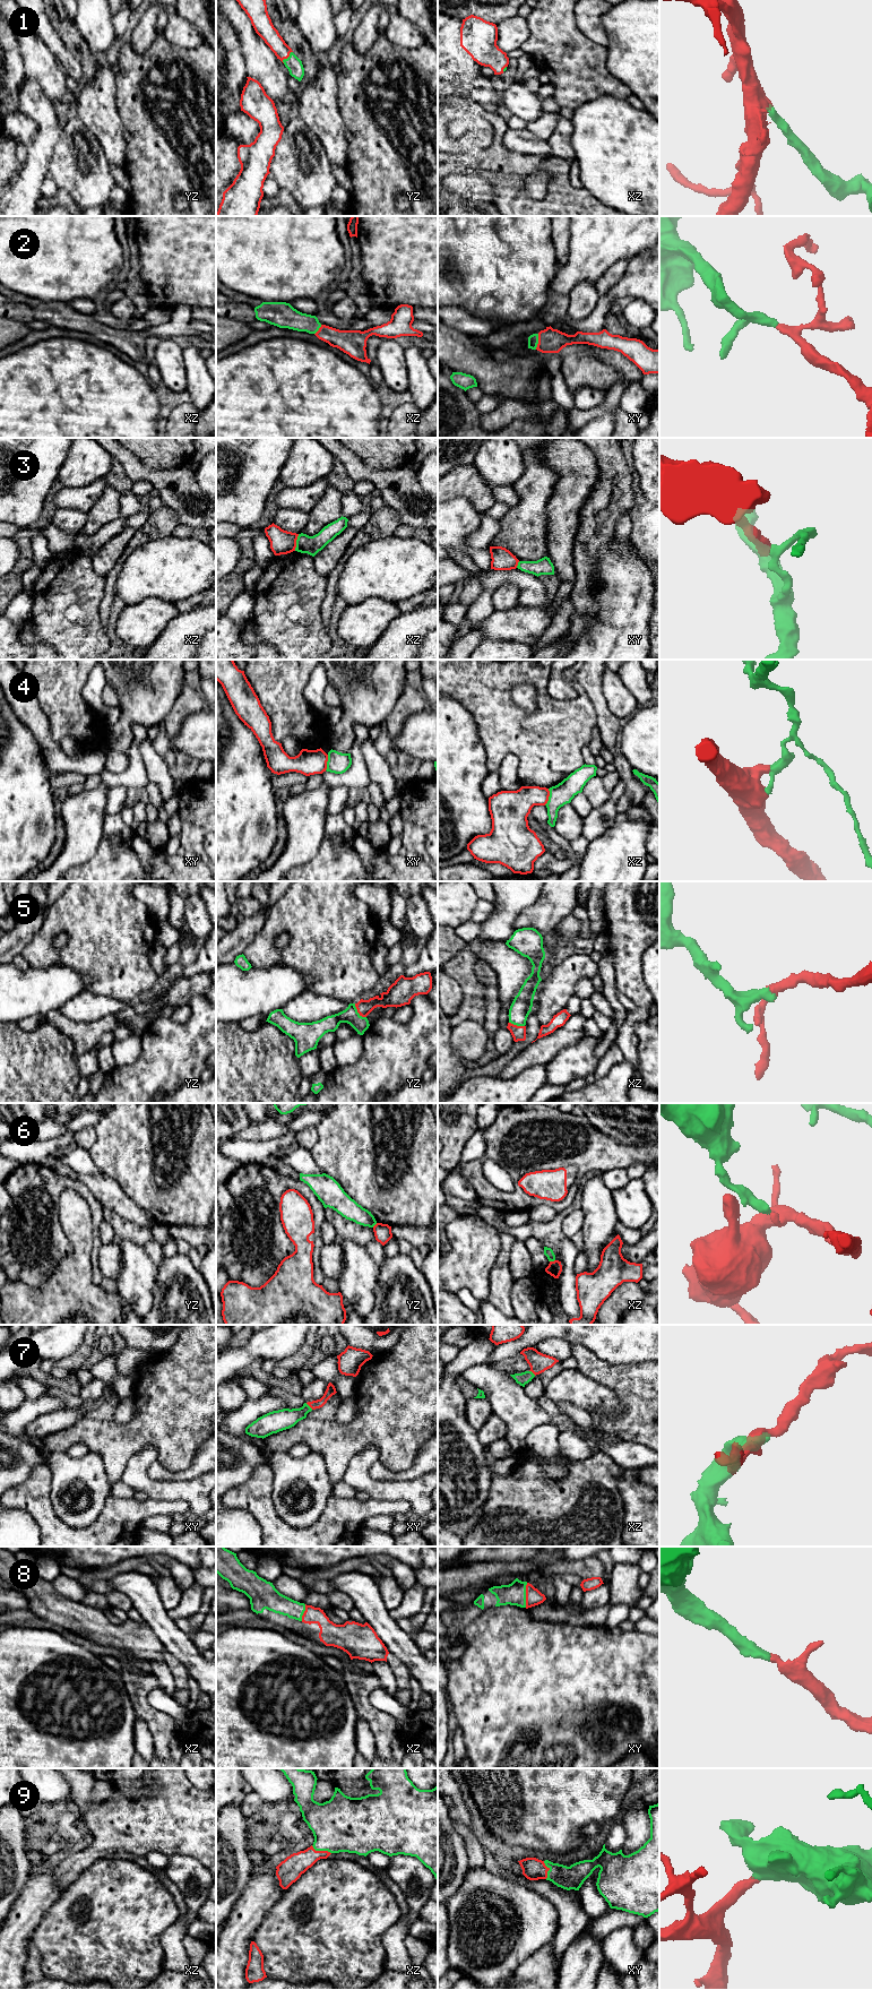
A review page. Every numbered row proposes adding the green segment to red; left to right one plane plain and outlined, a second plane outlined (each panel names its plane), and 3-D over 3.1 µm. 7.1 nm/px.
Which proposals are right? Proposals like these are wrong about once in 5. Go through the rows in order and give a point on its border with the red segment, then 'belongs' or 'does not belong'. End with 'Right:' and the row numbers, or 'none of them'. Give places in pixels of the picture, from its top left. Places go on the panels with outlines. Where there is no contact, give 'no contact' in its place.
1: contact yz (286, 58); belongs
2: contact xy (538, 342); belongs
3: contact xz (295, 542); does not belong
4: contact xz (549, 795); does not belong
5: contact yz (357, 1011); belongs
6: contact xz (552, 1261); does not belong
7: contact xy (309, 1405); belongs
8: contact xy (526, 1595); belongs
9: contact xz (321, 1851); belongs
Right: 1, 2, 5, 7, 8, 9

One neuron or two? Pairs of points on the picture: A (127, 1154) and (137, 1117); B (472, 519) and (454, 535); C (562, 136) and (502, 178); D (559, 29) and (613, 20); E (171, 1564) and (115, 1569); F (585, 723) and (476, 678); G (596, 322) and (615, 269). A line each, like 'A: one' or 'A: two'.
A: one
B: one
C: two
D: two
E: one
F: one
G: two

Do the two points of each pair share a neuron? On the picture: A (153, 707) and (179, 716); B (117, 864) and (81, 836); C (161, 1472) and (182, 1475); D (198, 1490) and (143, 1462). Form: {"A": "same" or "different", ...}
{"A": "different", "B": "different", "C": "same", "D": "same"}

